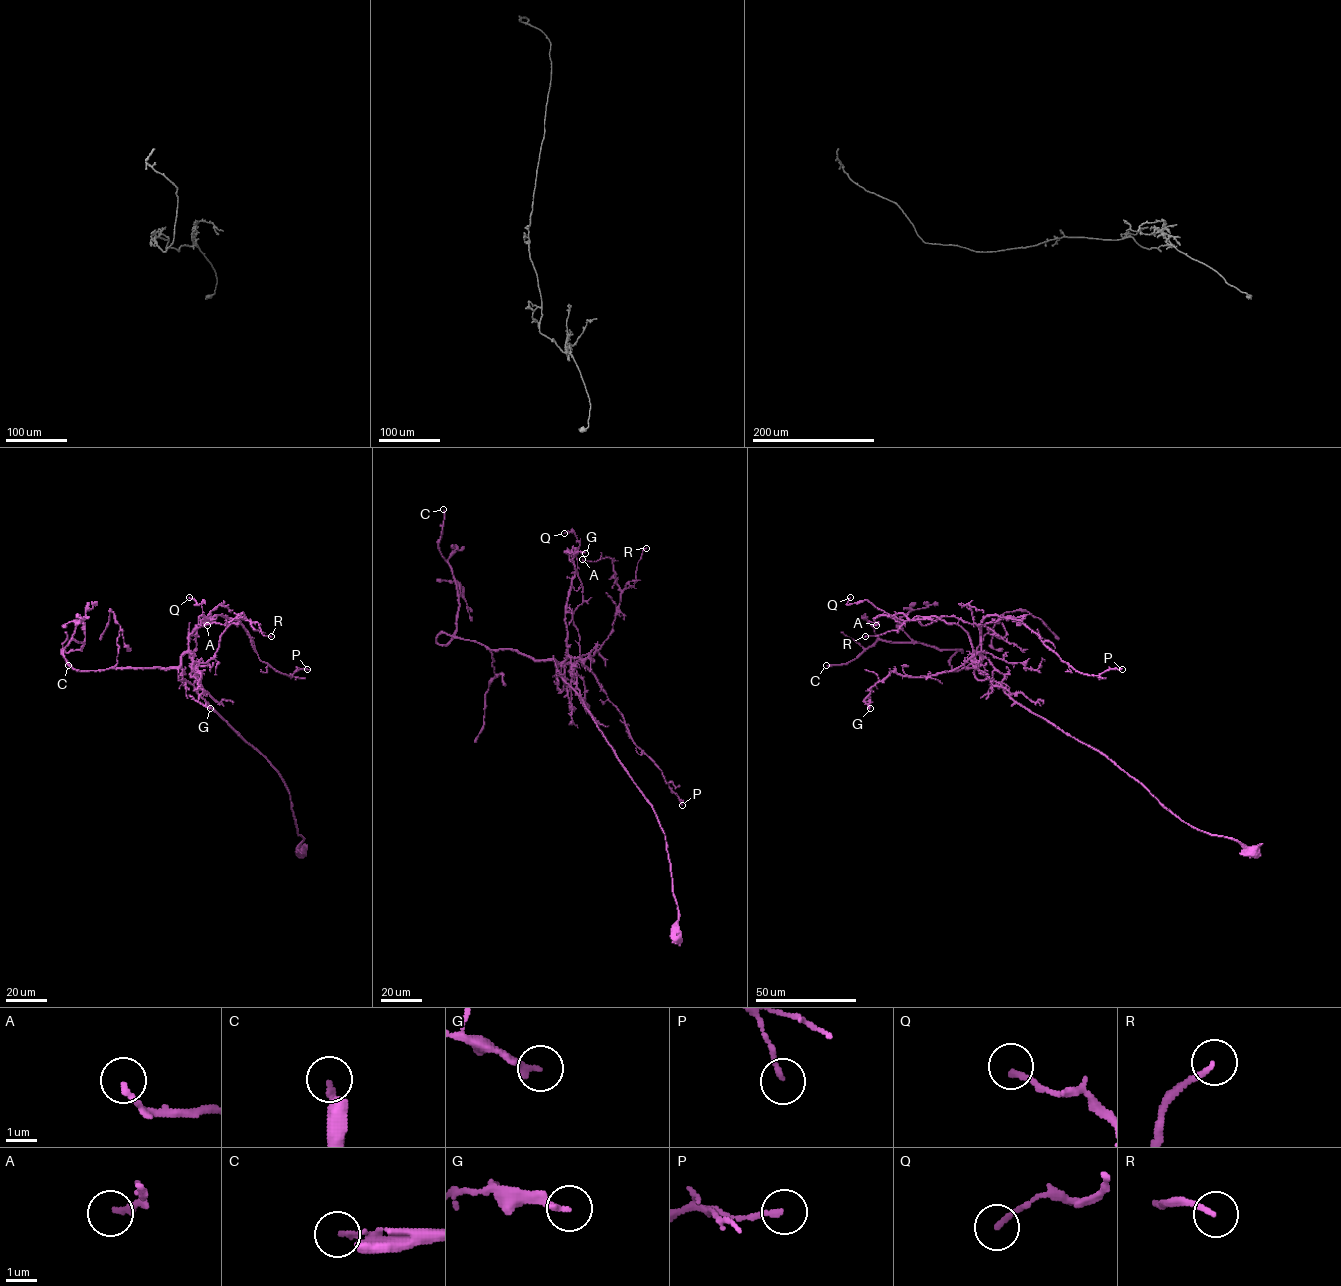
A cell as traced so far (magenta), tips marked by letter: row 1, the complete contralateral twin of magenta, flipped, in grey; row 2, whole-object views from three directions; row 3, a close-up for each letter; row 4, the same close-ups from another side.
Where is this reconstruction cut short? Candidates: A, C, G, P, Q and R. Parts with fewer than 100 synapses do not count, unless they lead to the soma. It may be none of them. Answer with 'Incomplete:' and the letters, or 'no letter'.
Incomplete: C

